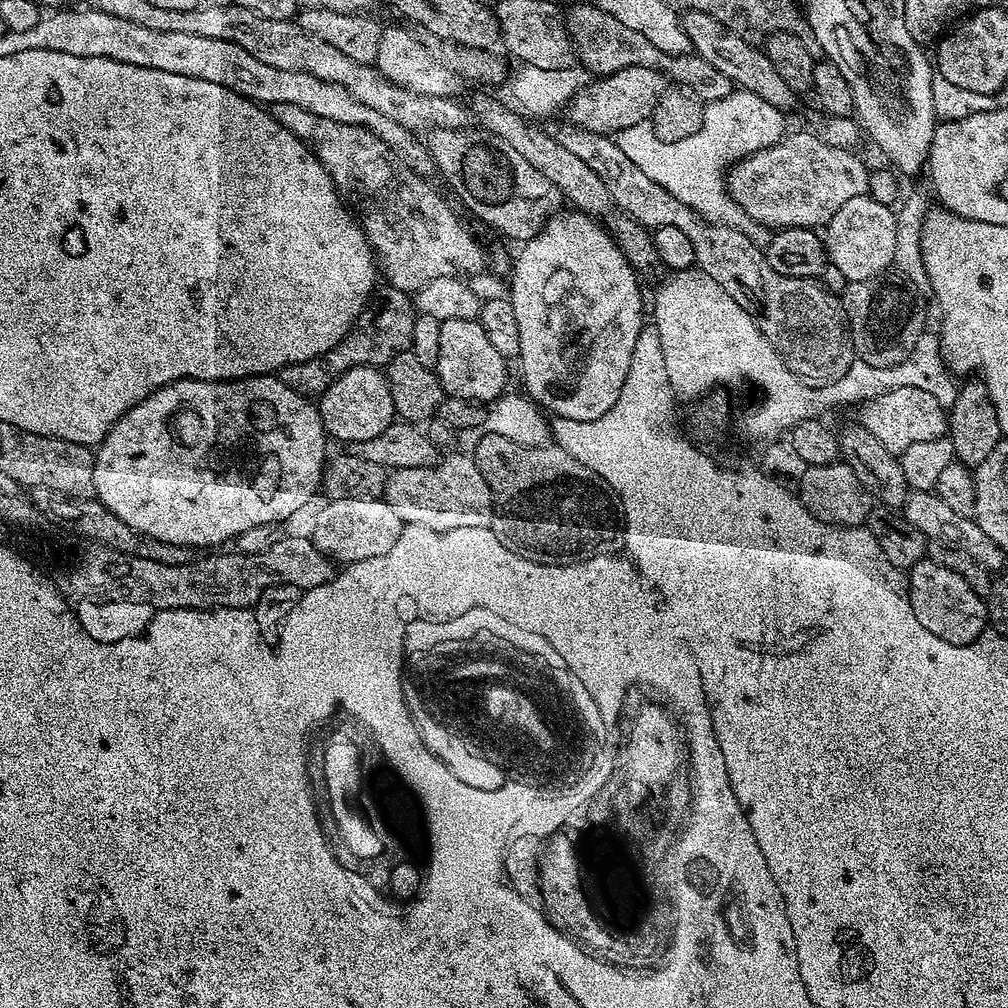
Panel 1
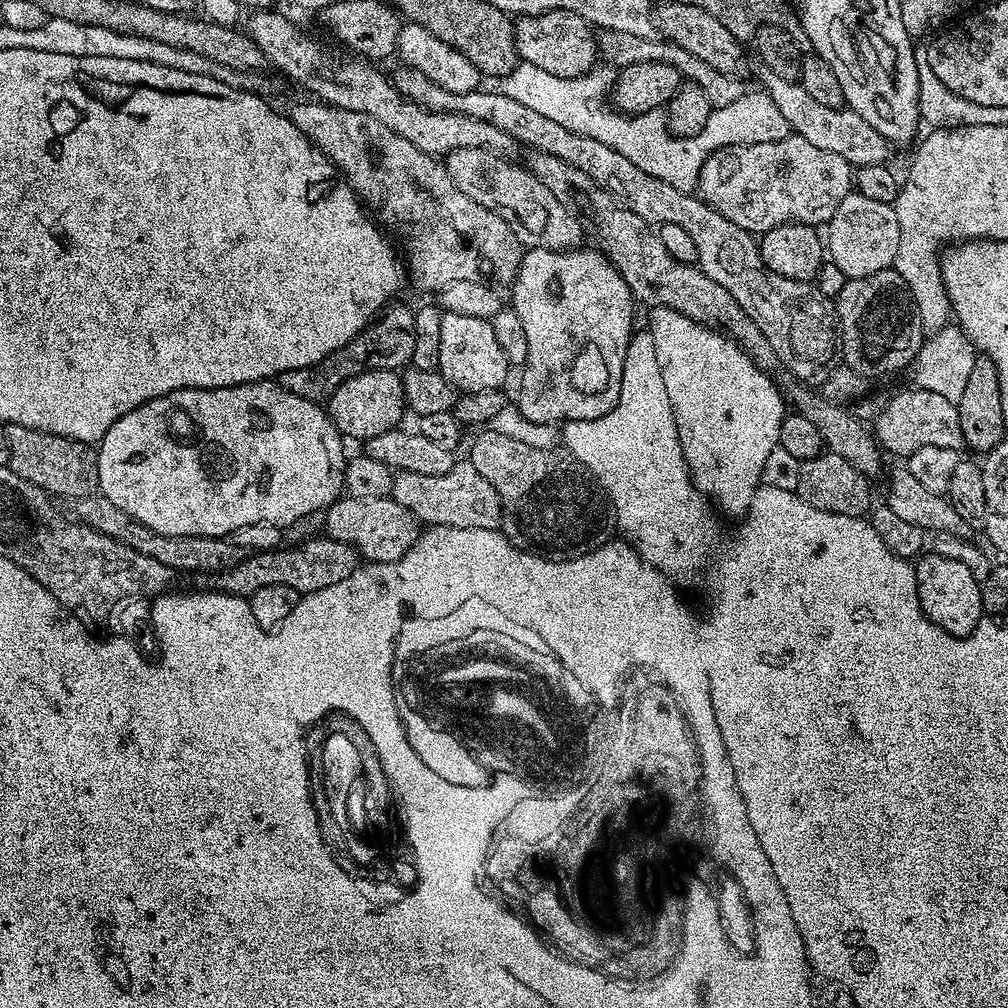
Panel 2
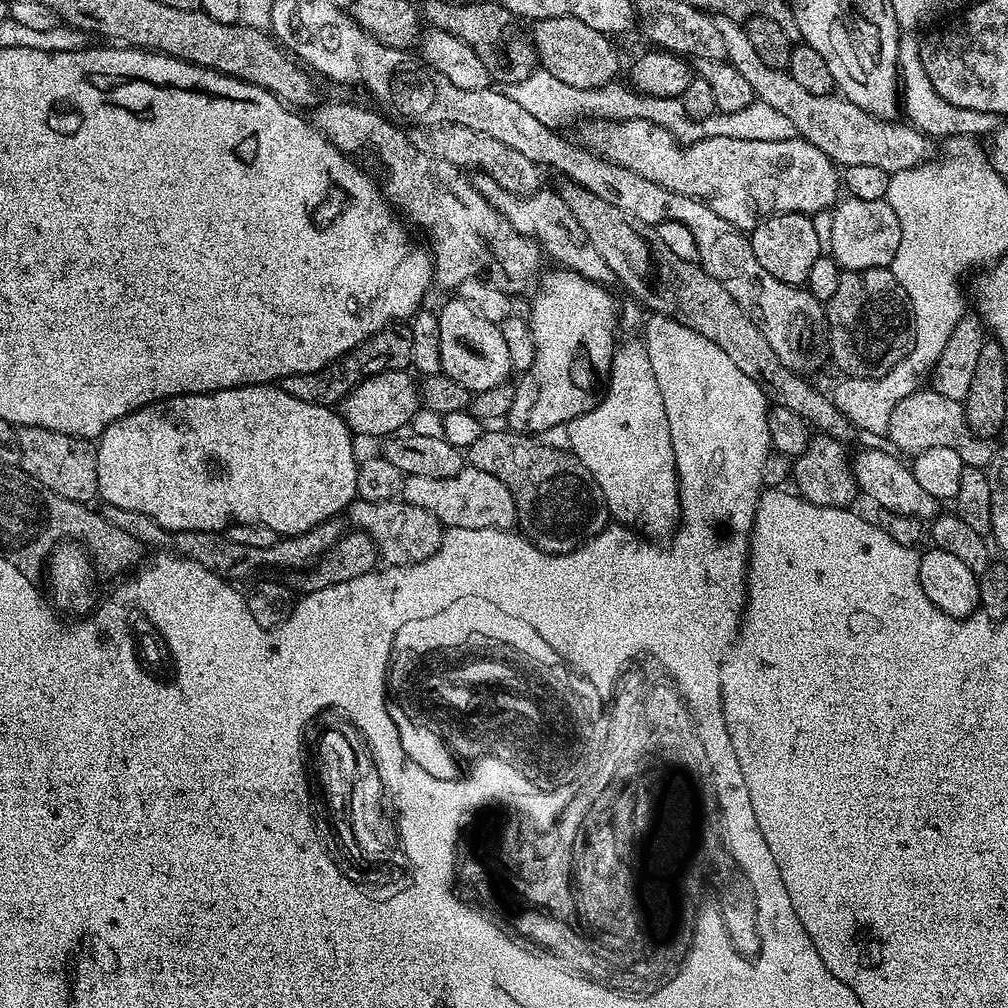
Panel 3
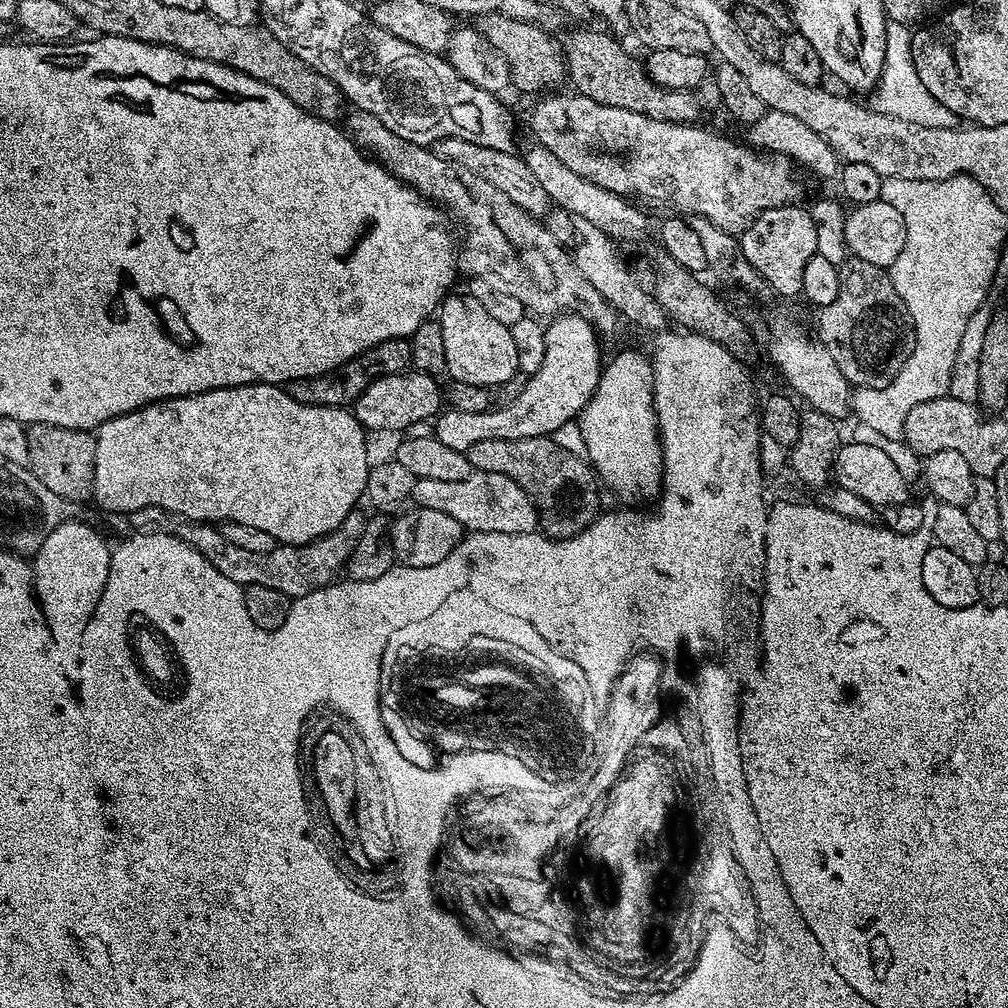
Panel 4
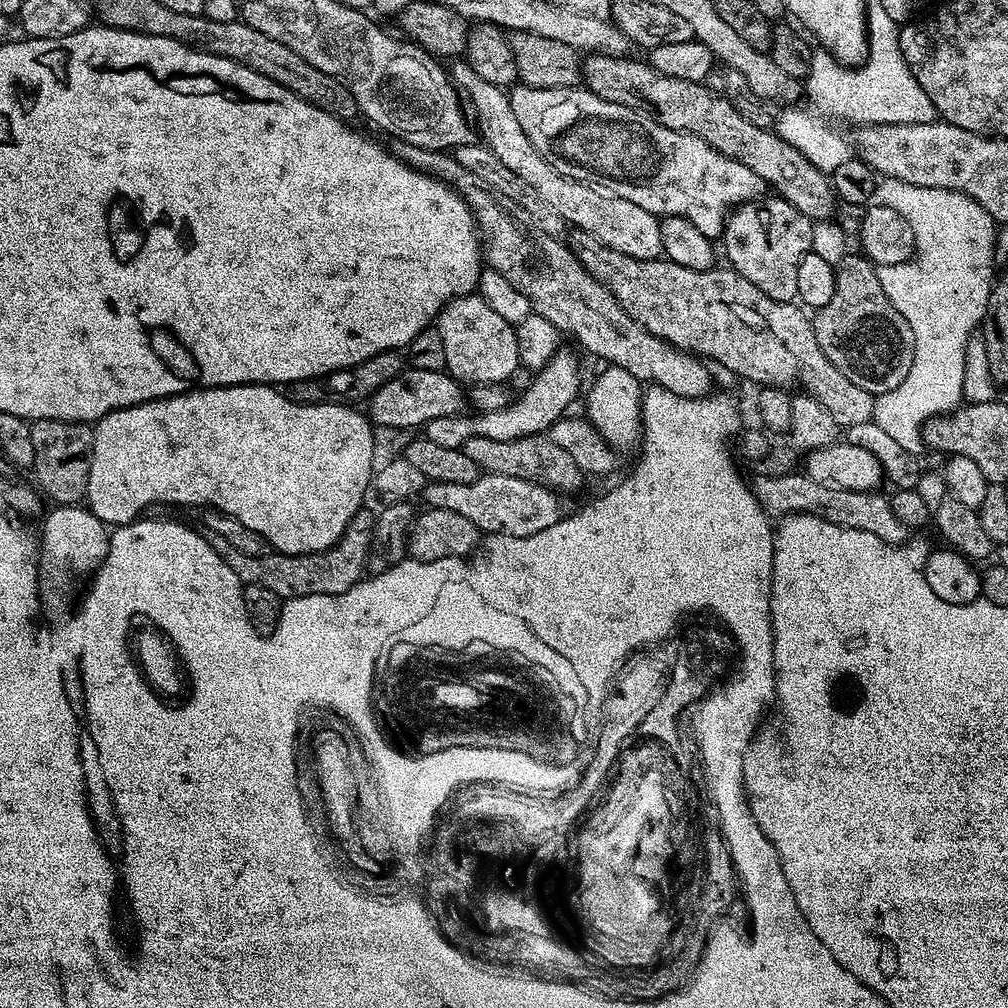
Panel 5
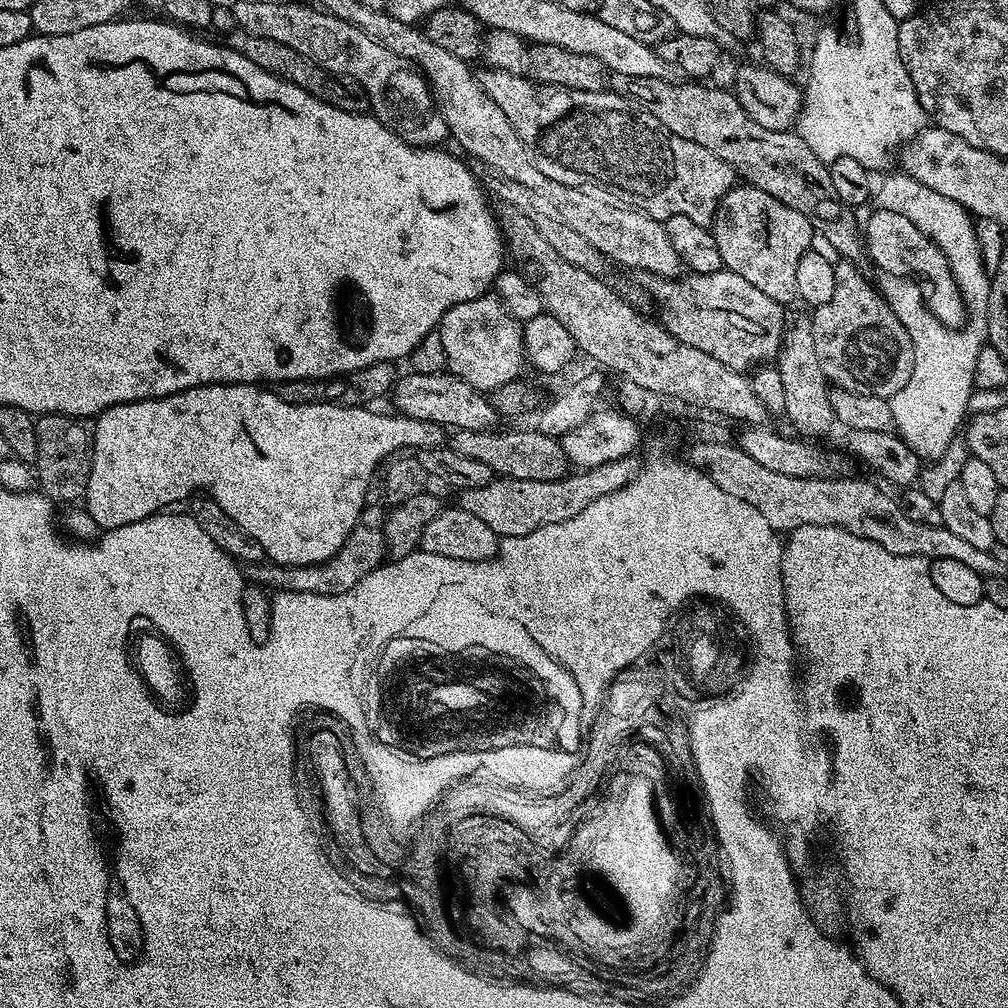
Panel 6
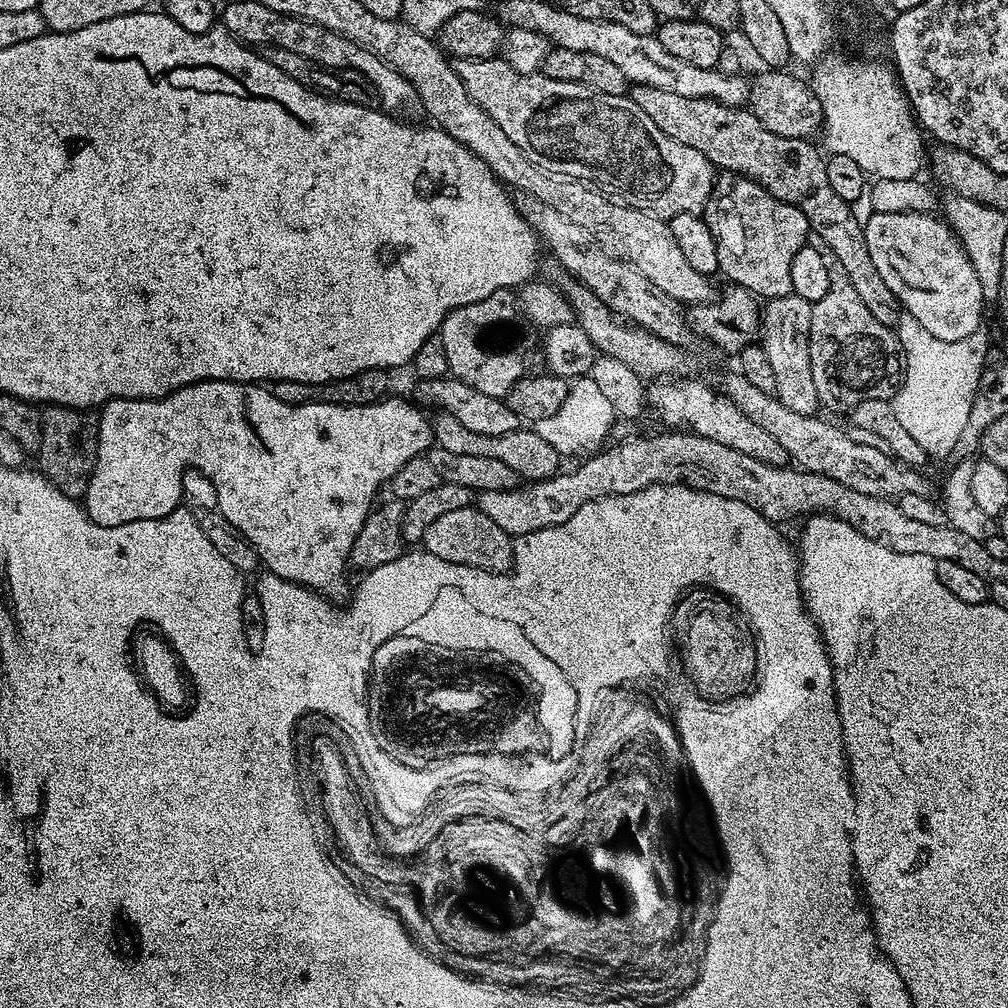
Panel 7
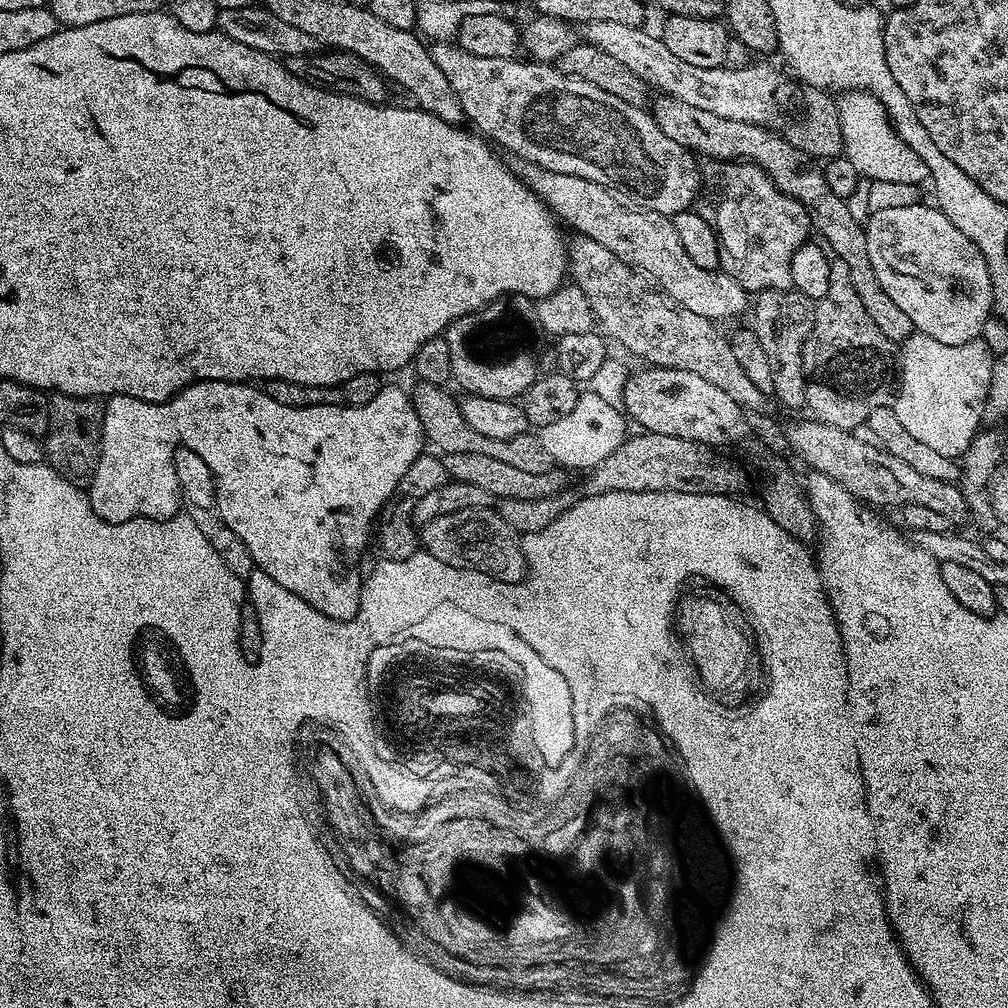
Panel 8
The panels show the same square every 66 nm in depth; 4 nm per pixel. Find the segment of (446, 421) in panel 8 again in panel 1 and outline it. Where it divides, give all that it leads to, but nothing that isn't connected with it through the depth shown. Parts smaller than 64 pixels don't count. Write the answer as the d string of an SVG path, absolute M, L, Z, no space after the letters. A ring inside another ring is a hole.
M486 434L476 444L474 459L482 478L486 478L486 486L490 486L492 491L492 511L494 515L490 525L491 530L498 538L498 542L502 542L502 546L506 546L506 550L514 550L514 554L518 554L530 562L535 562L535 560L569 561L578 560L580 557L592 556L596 552L607 551L620 544L618 542L618 536L620 536L619 513L622 511L620 497L602 478L598 478L598 474L594 474L586 466L582 466L582 462L578 462L578 458L574 458L569 452L562 450L555 443L549 442L540 446L522 446L499 434Z

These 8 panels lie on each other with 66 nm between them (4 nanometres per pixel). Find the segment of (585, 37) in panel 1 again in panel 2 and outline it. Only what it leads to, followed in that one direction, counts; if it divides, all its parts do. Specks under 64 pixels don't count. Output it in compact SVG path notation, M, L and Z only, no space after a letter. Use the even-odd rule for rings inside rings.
M605 28L596 37L596 47L599 55L603 59L605 56L609 60L609 65L616 64L617 69L634 66L638 62L666 62L666 66L674 66L674 70L678 70L687 83L702 86L702 94L710 98L713 108L730 106L730 102L738 102L738 98L742 98L746 91L746 85L740 76L722 74L722 70L714 70L714 66L702 62L702 58L690 54L690 50L682 50L682 46L665 42L660 38L642 38L638 34L622 34L622 30Z

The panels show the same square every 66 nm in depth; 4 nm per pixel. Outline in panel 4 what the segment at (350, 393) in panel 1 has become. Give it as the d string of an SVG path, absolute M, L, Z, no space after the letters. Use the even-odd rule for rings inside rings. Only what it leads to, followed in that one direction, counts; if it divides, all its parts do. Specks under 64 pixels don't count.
M415 370L378 376L375 380L368 381L366 390L355 402L356 421L369 433L400 432L403 428L412 428L415 424L422 423L423 420L431 421L442 408L442 388L436 383L437 377Z

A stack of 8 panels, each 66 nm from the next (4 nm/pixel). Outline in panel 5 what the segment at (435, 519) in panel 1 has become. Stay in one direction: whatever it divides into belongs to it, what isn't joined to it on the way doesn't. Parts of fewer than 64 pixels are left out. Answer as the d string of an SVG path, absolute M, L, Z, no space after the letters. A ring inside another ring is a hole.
M483 473L474 482L428 482L422 493L423 503L438 510L454 510L462 518L470 518L481 533L493 536L526 538L557 524L562 518L561 497L551 488L514 478L510 474Z

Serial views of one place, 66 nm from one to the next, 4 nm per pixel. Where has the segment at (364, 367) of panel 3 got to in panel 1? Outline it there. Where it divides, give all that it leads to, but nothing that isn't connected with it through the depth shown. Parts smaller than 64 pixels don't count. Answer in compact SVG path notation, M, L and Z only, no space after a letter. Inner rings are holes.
M391 286L377 287L352 323L352 328L334 347L326 350L326 354L318 354L318 358L280 369L278 379L290 386L294 394L318 398L339 376L346 374L346 370L358 366L383 369L391 360L398 358L398 354L411 349L417 315L413 297L409 293Z

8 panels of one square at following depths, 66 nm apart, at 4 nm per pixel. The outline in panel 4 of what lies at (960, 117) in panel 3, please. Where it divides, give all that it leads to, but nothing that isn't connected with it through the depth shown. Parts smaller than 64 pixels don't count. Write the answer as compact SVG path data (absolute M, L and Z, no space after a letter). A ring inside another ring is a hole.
M907 24L888 25L884 73L880 75L870 99L871 107L877 112L902 118L902 122L918 122L918 126L931 128L954 128L958 124L954 110L946 110L946 106L942 106L942 102L938 102L938 98L934 98L934 94L922 86L922 78L918 78L918 70L914 70L912 32Z

